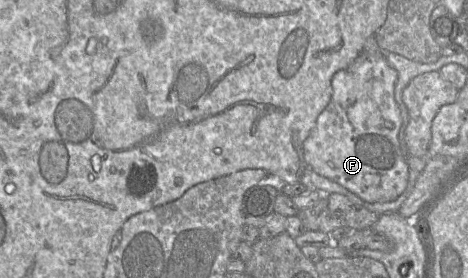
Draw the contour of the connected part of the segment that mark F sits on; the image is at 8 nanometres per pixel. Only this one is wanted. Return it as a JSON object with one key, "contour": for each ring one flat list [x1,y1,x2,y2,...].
{"contour":[[362,51,346,68,333,75,331,99,303,143,304,159,308,167,366,202,393,201,408,186,409,166,399,139,402,116,394,96,397,77,397,71,388,64,381,51]]}

